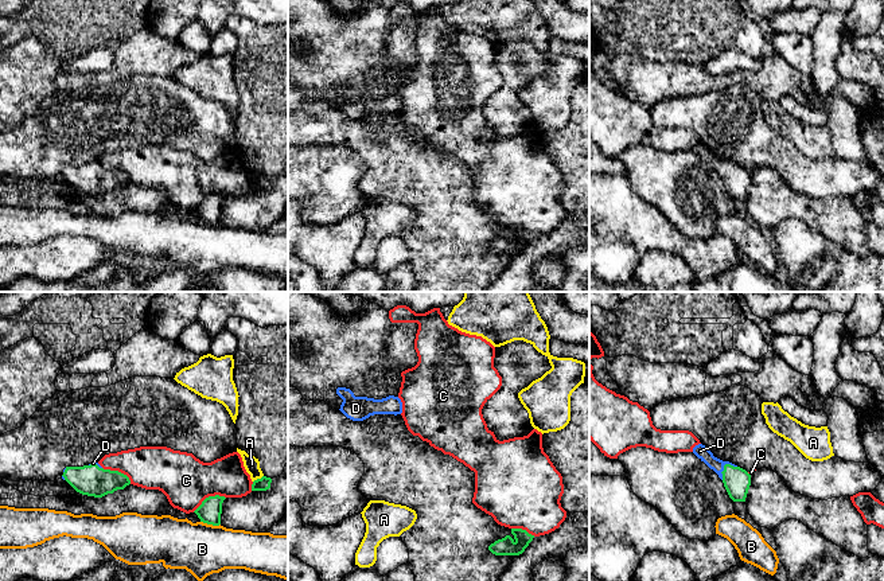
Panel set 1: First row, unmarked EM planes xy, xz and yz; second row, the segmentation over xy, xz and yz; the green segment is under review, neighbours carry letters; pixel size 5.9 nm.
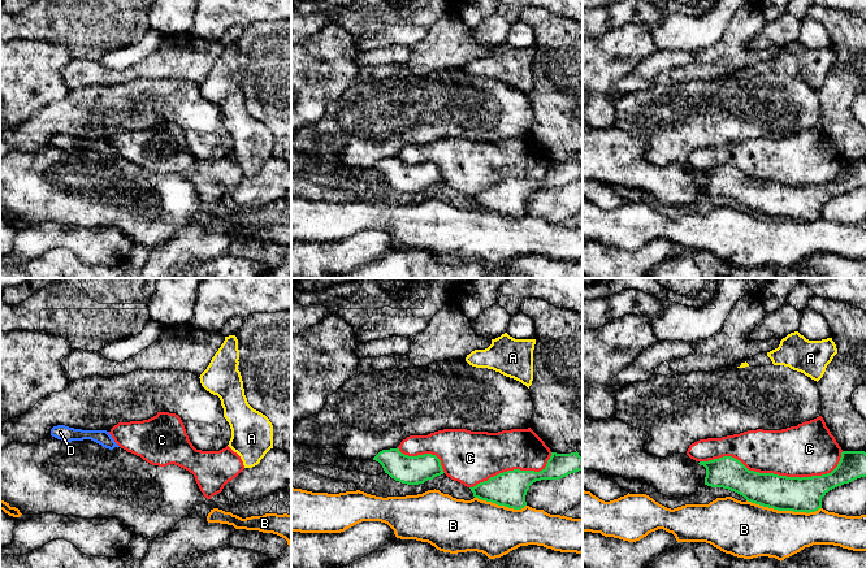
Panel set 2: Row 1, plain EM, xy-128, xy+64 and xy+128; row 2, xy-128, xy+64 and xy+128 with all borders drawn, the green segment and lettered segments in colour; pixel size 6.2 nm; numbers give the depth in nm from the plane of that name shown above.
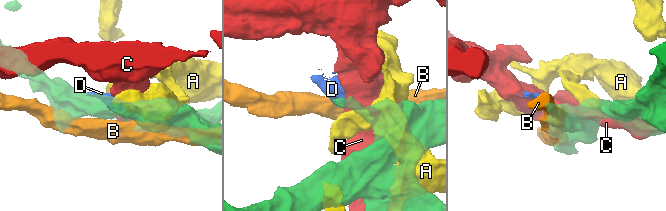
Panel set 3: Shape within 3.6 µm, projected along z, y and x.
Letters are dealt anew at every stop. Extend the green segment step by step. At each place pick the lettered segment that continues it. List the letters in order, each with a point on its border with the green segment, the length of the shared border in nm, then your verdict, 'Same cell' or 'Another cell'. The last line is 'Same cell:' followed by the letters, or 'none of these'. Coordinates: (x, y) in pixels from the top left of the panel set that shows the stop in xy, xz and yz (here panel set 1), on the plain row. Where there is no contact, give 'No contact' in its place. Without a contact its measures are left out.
A: Touches green at xy (257, 178). Shared border 80 nm. Another cell
B: Touches green at xy (210, 222). Shared border 120 nm. Another cell
C: Touches green at xy (209, 195). Shared border 220 nm. Another cell
D: Touches green at yz (724, 166). Shared border 130 nm. Same cell
Same cell: D

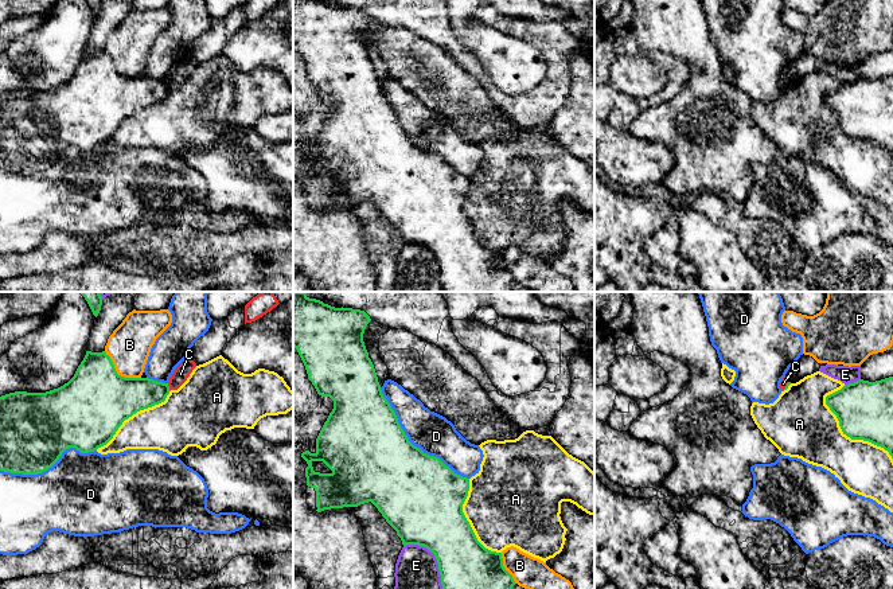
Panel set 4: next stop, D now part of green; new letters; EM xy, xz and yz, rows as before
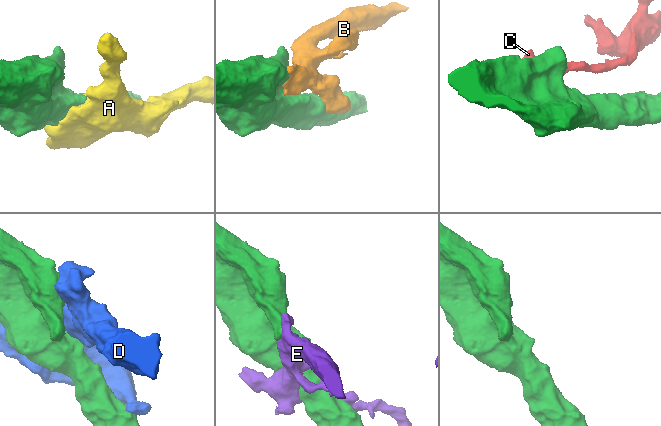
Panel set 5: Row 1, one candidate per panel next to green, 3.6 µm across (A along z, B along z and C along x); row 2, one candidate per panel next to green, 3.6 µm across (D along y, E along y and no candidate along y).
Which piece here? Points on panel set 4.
A: Touches green at yz (851, 137). Shared border 550 nm. Another cell
B: Touches green at xy (117, 73). Shared border 280 nm. Another cell
C: Touches green at xy (168, 86). Shared border 50 nm. Another cell
D: Touches green at xz (412, 143). Shared border 750 nm. Another cell
E: Touches green at xz (436, 257). Shared border 380 nm. Another cell
Same cell: none of these

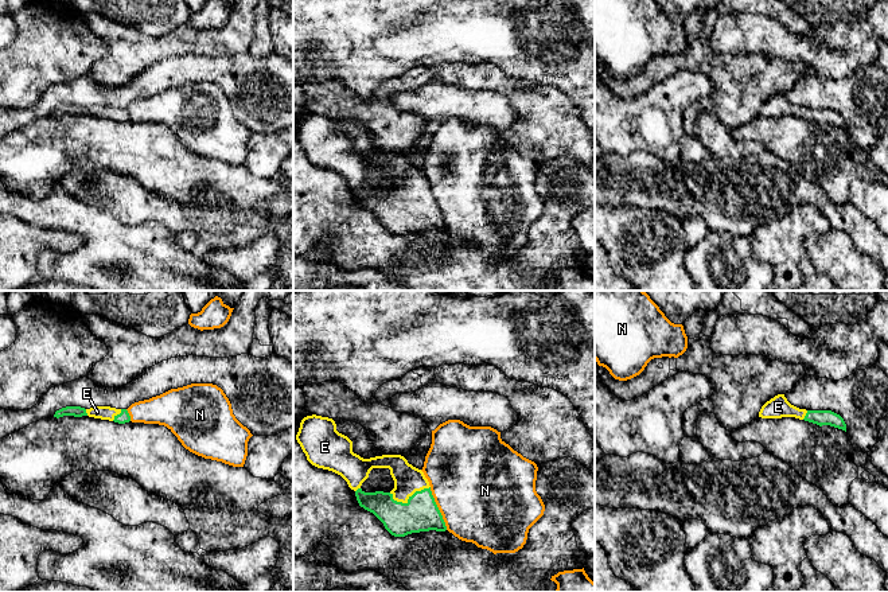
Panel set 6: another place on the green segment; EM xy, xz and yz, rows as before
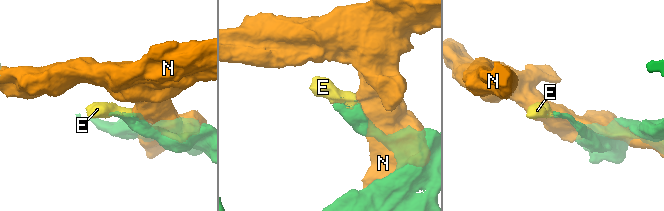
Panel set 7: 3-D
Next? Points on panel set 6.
E: Touches green at xz (408, 198). Shared border 260 nm. Same cell
N: Touches green at xz (437, 207). Shared border 280 nm. Another cell
Same cell: E

